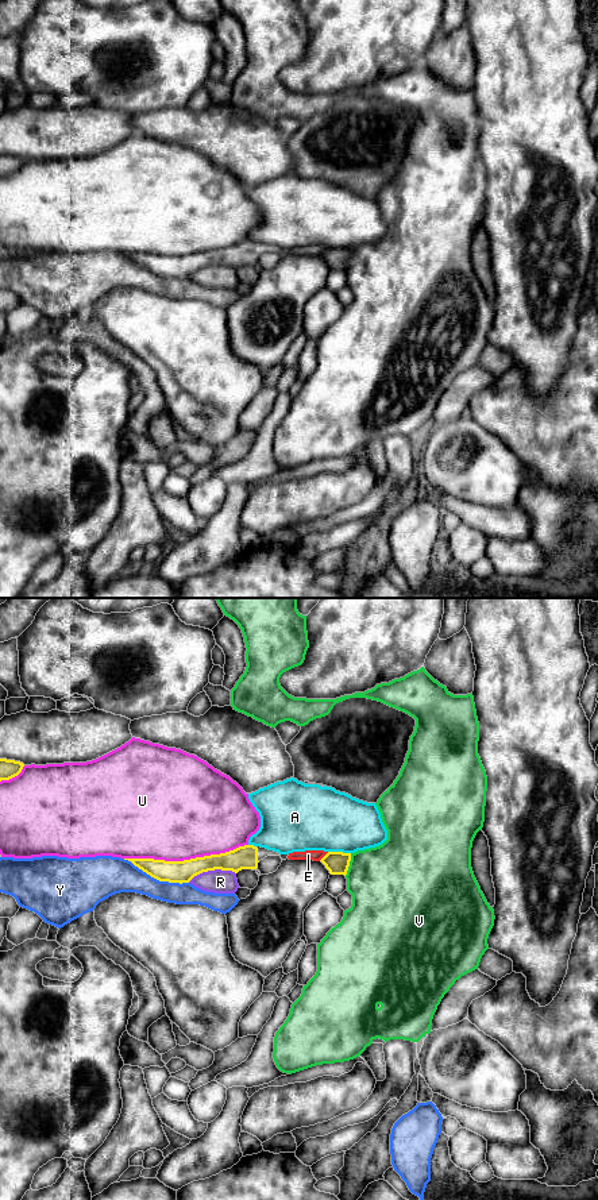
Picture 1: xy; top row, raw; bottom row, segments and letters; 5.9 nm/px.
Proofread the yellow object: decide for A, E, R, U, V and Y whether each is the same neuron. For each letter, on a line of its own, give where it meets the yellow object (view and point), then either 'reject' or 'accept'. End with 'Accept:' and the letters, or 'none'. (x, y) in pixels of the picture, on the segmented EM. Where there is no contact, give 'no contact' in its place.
A: meets yellow in xy at (339, 852); reject
E: meets yellow in xy at (324, 856); reject
R: meets yellow in xy at (211, 869); reject
U: meets yellow in xy at (185, 860); reject
V: meets yellow in xy at (348, 864); reject
Y: meets yellow in xy at (155, 878); reject
Accept: none

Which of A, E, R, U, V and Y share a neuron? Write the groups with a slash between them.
A / E / R / U / V / Y

